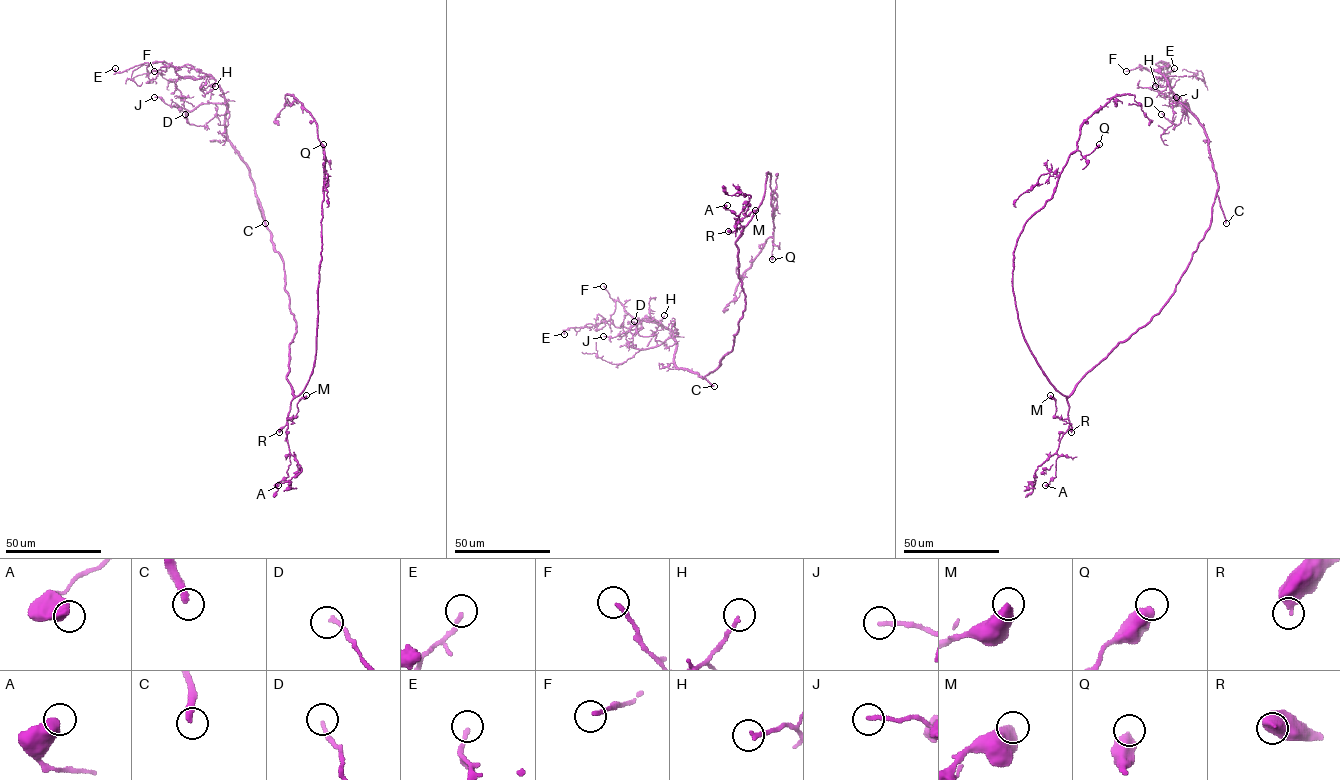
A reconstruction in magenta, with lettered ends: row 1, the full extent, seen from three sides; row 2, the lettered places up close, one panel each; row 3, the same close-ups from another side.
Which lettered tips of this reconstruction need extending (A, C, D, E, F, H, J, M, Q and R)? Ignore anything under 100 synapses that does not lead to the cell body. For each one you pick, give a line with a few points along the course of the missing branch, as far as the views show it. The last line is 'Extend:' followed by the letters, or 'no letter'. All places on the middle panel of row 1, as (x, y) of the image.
C: (714, 386), (716, 407), (736, 430), (734, 435), (718, 442)
Extend: C

